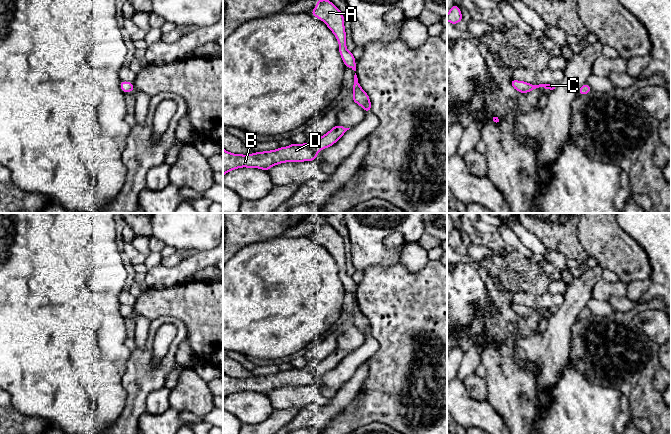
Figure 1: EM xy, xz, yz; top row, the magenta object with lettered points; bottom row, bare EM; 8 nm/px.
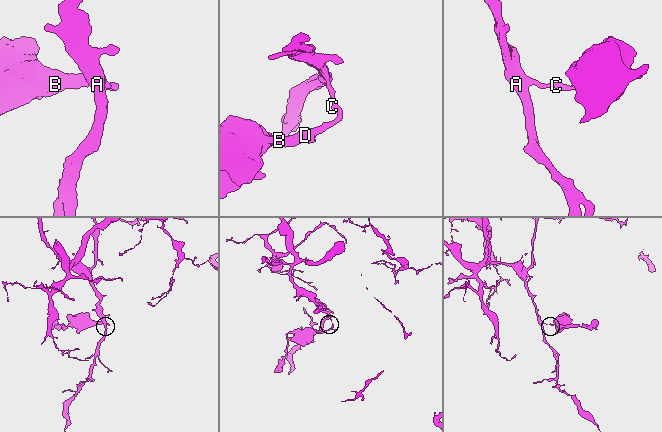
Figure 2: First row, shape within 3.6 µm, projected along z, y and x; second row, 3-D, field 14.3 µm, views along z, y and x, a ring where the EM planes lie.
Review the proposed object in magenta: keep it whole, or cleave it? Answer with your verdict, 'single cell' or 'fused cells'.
single cell

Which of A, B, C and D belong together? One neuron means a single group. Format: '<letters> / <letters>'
A B C D

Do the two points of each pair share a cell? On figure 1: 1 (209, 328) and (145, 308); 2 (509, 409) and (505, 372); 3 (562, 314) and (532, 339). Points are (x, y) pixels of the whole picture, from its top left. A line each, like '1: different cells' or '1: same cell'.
1: same cell
2: same cell
3: same cell

